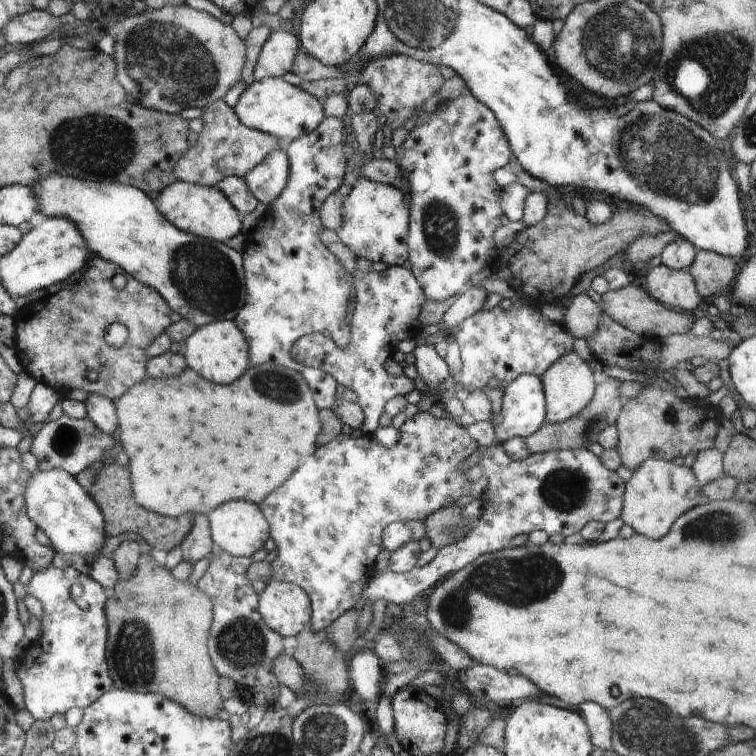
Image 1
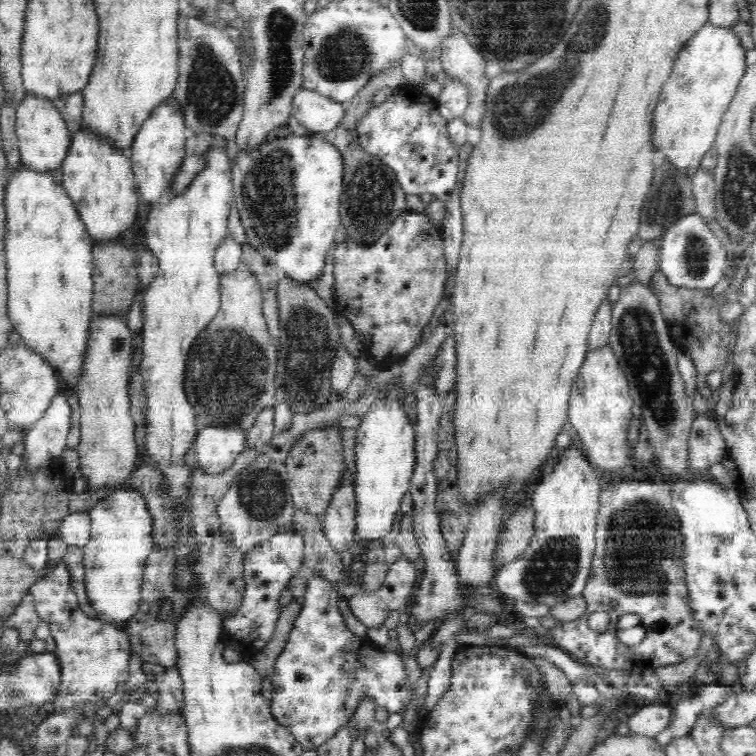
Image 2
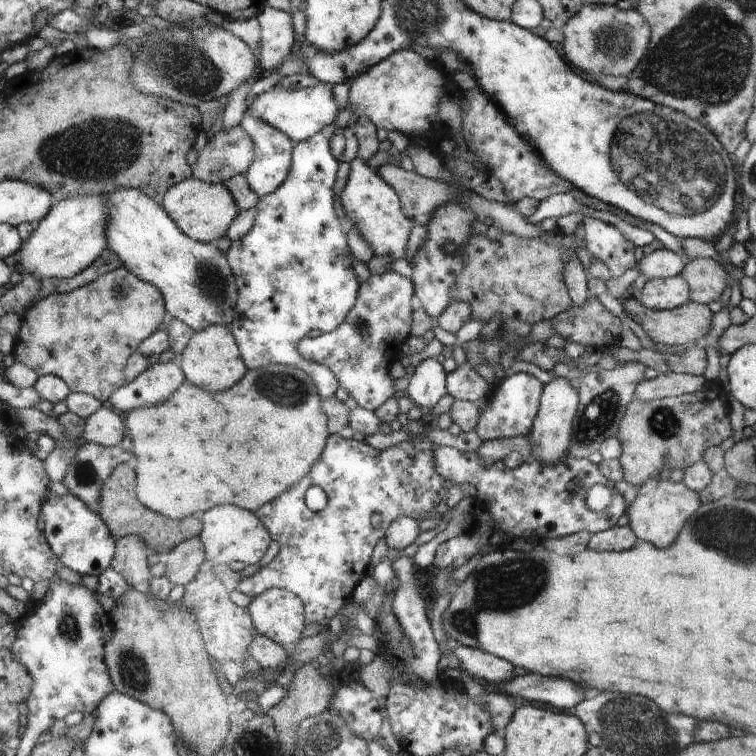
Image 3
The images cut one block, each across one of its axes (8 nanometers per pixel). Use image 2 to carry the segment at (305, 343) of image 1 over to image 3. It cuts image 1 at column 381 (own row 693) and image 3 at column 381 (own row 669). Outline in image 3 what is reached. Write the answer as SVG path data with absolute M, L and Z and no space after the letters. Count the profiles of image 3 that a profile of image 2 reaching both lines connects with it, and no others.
M393 270L381 276L371 276L359 286L359 300L355 300L355 306L347 312L347 320L335 332L307 336L299 344L299 352L307 360L329 366L339 378L341 388L347 390L357 406L375 412L389 396L393 396L393 384L387 372L389 366L401 356L399 348L395 348L397 342L409 332L409 298L413 292L415 286L411 286L411 280L405 280Z

